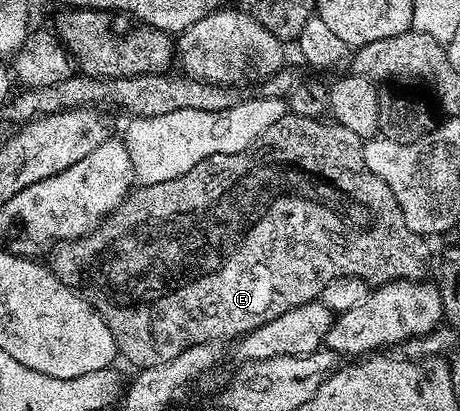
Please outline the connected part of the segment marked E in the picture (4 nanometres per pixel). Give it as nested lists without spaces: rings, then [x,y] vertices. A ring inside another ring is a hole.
[[[286,112],[279,123],[271,123],[271,127],[267,127],[267,131],[263,131],[263,135],[259,135],[259,139],[255,139],[253,145],[243,151],[206,157],[181,178],[167,179],[154,185],[138,184],[125,202],[86,237],[54,245],[51,268],[63,284],[91,303],[103,323],[107,323],[117,344],[118,354],[140,370],[168,363],[193,344],[226,343],[240,339],[255,327],[283,315],[283,311],[291,311],[303,303],[318,300],[321,289],[327,287],[331,279],[358,277],[371,287],[386,285],[388,281],[420,281],[426,276],[425,268],[429,265],[429,245],[425,241],[428,240],[422,234],[413,233],[411,227],[407,227],[399,203],[395,195],[391,195],[391,187],[387,187],[387,183],[383,183],[383,179],[379,179],[379,175],[375,175],[367,163],[363,163],[362,137],[329,119]]]

